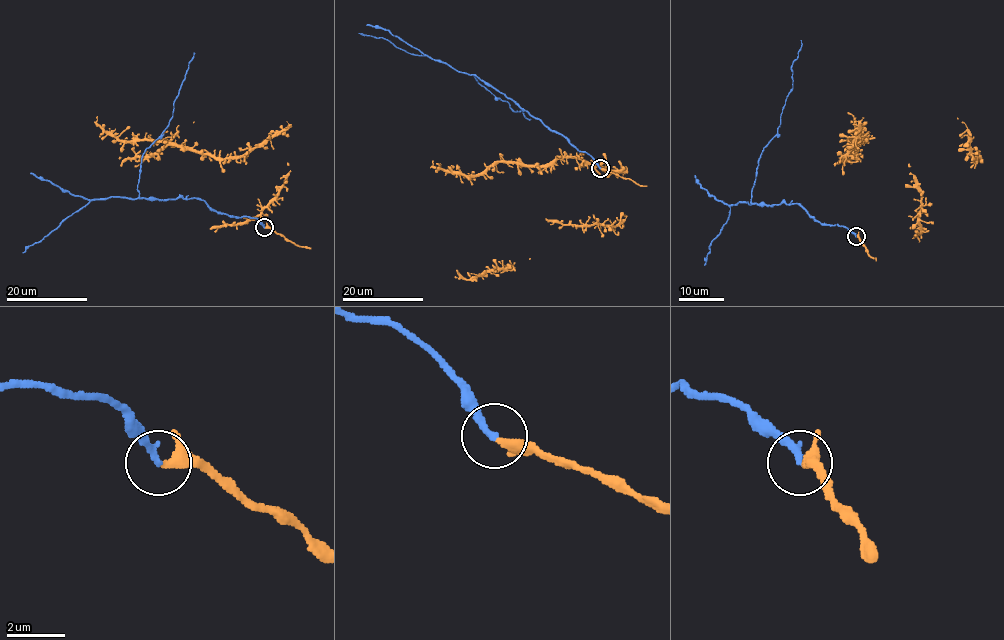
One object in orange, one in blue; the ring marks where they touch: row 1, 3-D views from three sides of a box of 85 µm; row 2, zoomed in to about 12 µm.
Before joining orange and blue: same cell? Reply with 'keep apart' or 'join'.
join

